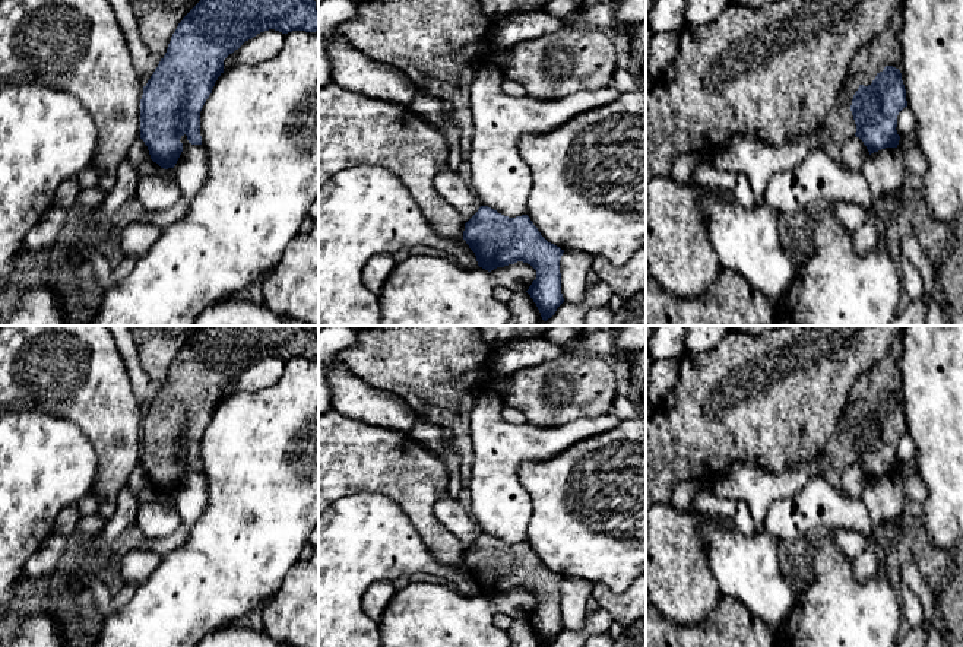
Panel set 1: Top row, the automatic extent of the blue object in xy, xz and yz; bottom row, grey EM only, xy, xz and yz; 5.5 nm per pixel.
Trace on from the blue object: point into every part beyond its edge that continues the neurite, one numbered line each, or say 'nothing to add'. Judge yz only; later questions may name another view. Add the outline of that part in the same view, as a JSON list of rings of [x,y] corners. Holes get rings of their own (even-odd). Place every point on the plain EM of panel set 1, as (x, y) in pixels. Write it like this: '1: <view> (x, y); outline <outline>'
nothing to add

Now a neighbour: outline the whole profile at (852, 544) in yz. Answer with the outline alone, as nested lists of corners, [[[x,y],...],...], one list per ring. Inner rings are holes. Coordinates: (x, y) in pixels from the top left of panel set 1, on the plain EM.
[[[848,529],[834,532],[834,543],[850,561],[858,558],[868,548],[867,539],[861,533]]]

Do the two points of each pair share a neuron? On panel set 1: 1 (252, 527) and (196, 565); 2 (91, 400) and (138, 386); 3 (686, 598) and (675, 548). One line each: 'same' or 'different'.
1: same
2: different
3: same

